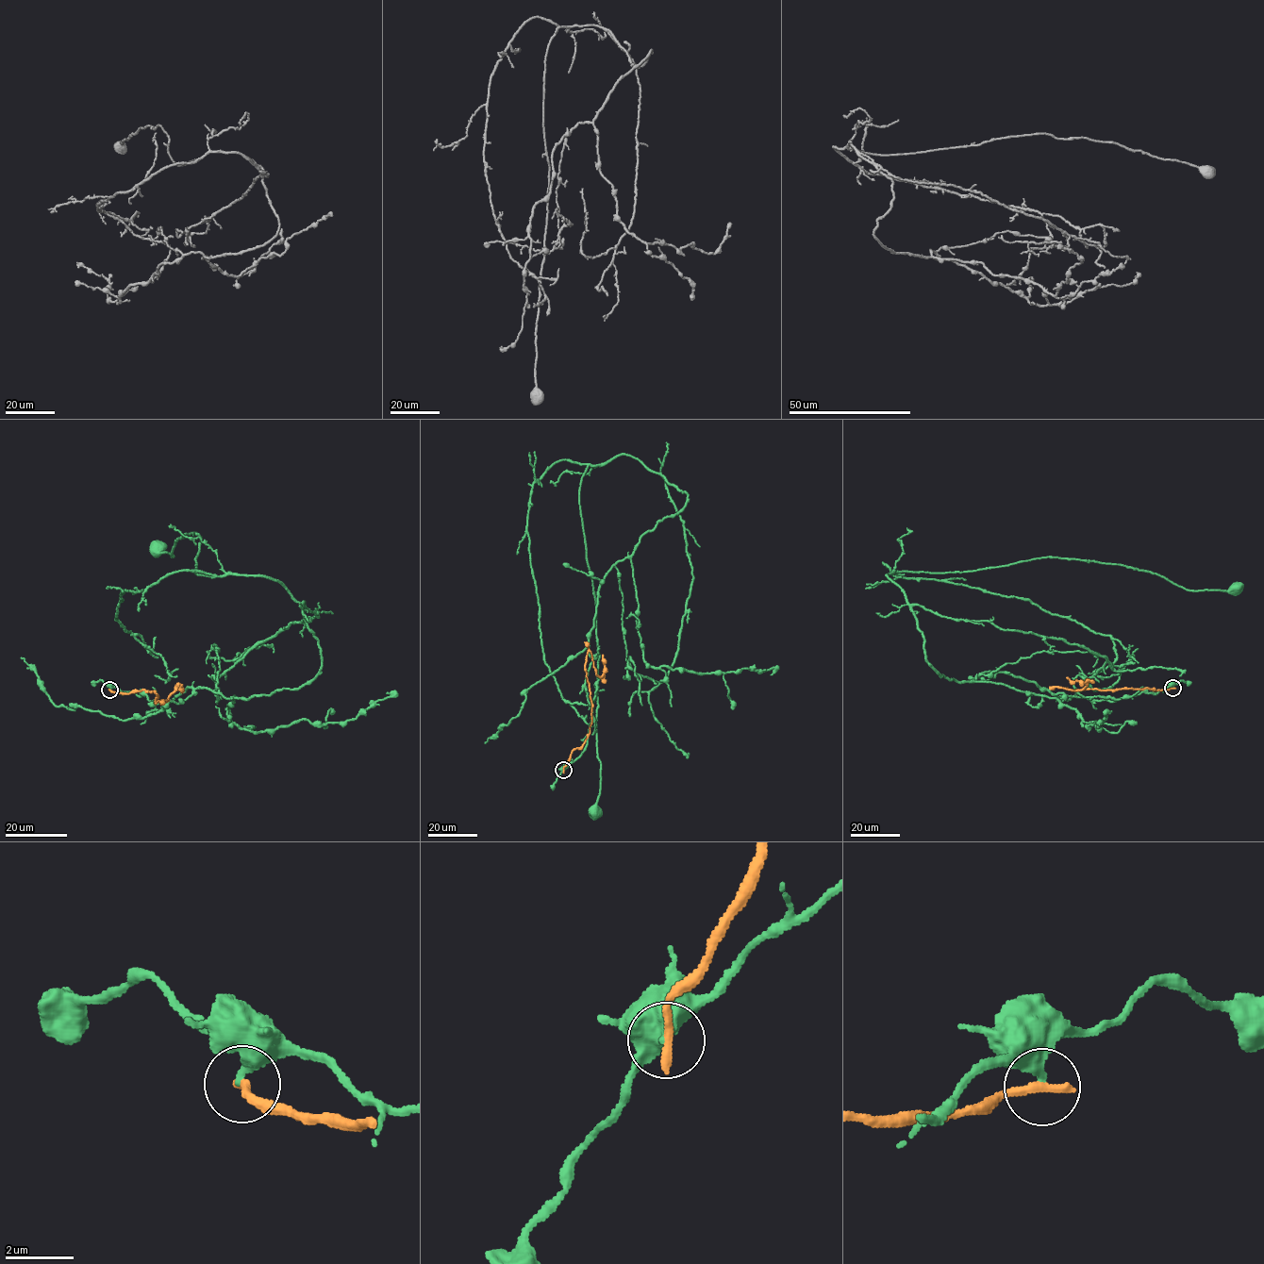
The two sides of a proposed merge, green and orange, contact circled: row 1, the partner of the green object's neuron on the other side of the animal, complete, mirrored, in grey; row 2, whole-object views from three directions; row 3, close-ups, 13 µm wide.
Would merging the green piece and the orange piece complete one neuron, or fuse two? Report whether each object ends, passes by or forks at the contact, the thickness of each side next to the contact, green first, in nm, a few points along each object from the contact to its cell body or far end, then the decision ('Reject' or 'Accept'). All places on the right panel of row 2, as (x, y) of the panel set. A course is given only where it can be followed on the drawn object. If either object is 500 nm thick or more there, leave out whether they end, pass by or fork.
At the ring green ends. At the ring orange ends. Thickness 360 nm (green) against 360 nm. Course of green: (1173, 688), (1096, 700), (1003, 672), (941, 676), (886, 573), (1057, 557), (1146, 570), (1189, 590), (1236, 587). Course of orange: (1173, 688), (1071, 690), (1059, 688), (1082, 690), (1087, 684), (1067, 677). Reject

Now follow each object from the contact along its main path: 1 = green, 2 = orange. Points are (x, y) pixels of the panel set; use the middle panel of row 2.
1: (563, 771), (587, 744), (600, 582), (688, 495), (625, 455), (589, 464), (579, 490), (596, 607), (596, 811)
2: (563, 771), (571, 752), (584, 743), (591, 722), (587, 653), (591, 654), (599, 676), (605, 668), (603, 655)

